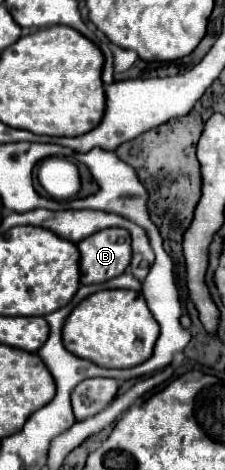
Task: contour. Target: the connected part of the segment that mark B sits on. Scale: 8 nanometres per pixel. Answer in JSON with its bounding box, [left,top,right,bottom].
[79,227,131,283]

